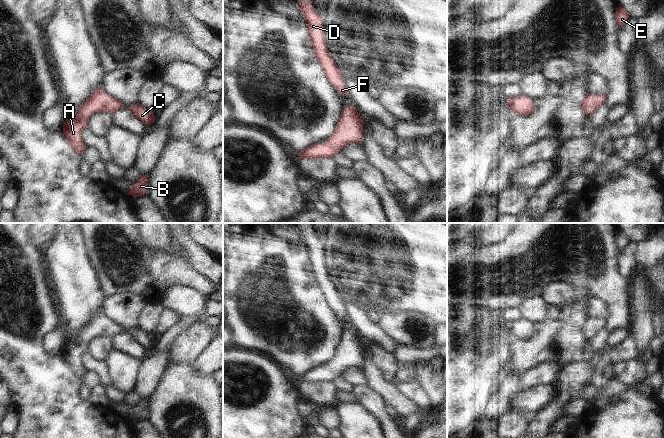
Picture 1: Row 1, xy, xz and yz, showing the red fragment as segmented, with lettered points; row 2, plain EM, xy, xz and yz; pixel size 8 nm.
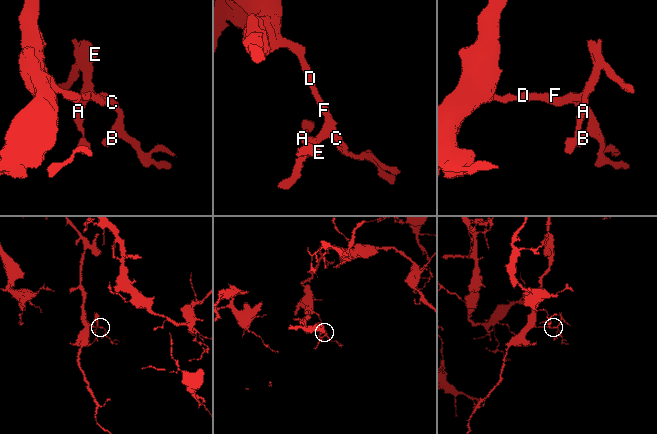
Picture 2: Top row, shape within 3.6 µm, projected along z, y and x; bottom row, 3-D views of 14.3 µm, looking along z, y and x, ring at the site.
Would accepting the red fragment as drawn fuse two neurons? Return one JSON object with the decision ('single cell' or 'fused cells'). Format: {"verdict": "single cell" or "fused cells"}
{"verdict": "single cell"}

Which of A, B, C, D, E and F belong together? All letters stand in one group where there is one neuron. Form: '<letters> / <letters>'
A B C D E F

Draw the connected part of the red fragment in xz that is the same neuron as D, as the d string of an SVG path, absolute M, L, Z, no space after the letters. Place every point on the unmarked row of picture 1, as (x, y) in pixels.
M295 223L301 233L304 244L308 249L308 260L312 266L315 280L318 283L328 306L334 309L340 319L347 319L342 298L329 278L324 265L324 251L322 241L314 234L311 223Z

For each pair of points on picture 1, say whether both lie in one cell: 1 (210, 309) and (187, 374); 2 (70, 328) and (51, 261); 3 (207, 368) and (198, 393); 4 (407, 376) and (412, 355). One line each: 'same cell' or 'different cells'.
1: different cells
2: same cell
3: different cells
4: different cells

